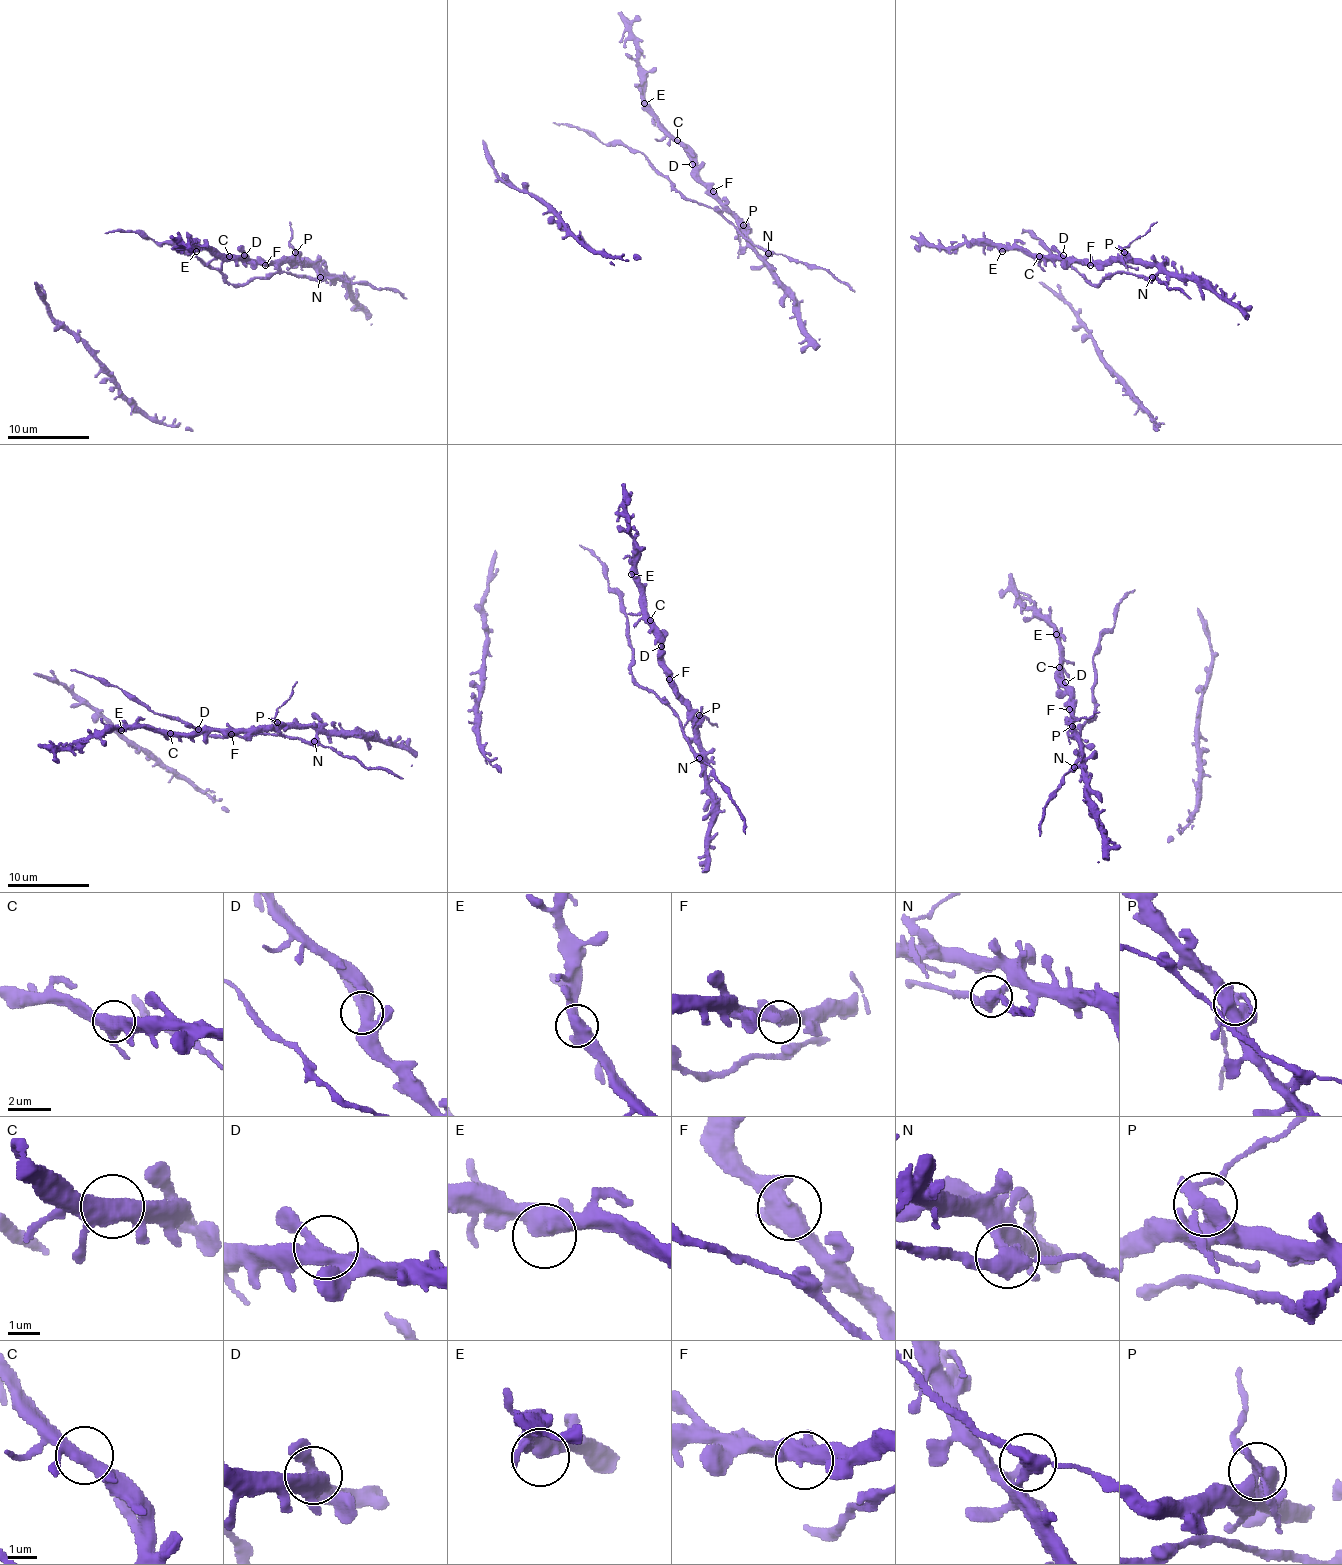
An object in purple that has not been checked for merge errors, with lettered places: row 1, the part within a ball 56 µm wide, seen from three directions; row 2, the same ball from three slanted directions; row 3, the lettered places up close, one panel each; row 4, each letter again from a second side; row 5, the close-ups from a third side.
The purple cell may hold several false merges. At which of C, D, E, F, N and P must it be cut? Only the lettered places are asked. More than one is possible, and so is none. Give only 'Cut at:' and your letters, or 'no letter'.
Cut at: N, P

